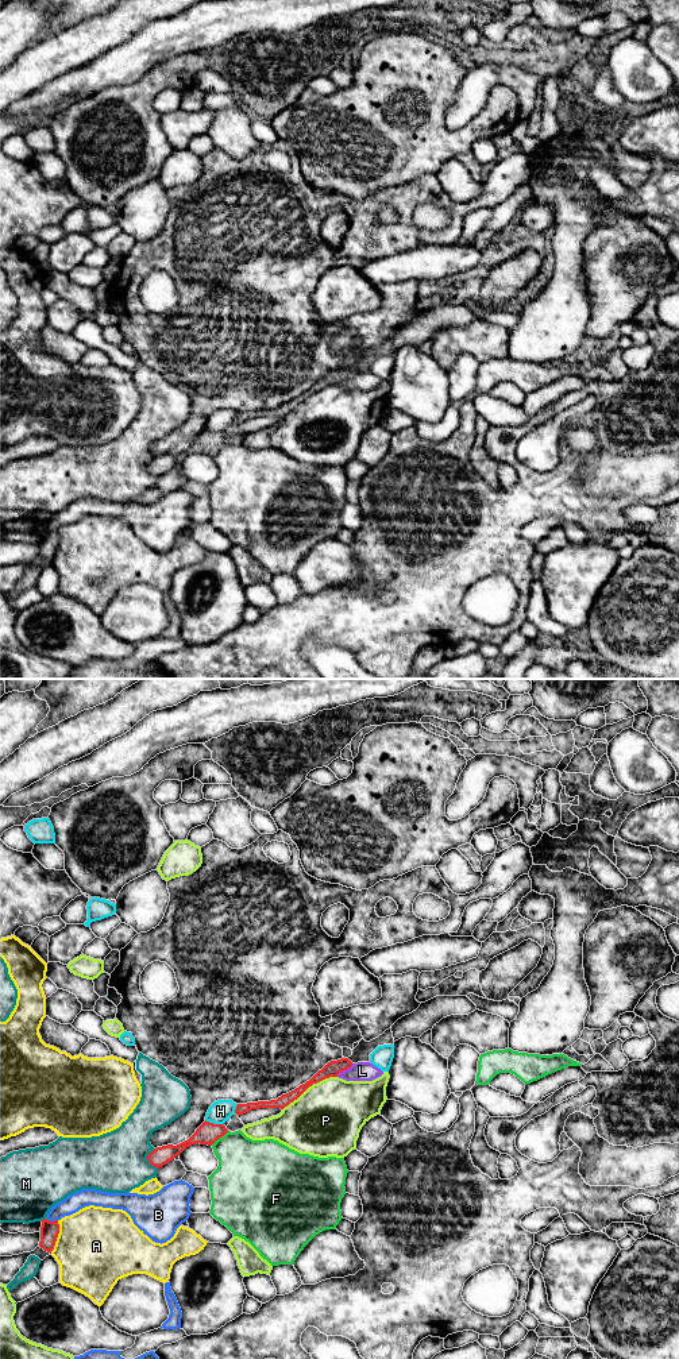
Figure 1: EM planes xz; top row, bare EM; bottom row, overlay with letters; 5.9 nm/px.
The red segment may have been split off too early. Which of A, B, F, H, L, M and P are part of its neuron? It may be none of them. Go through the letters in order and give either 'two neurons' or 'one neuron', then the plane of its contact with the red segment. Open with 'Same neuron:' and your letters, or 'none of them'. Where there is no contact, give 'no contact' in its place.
Same neuron: none of them
A: two neurons | xz
B: two neurons | xz
F: two neurons | xz
H: two neurons | xz
L: two neurons | xz
M: two neurons | xz
P: two neurons | xz

